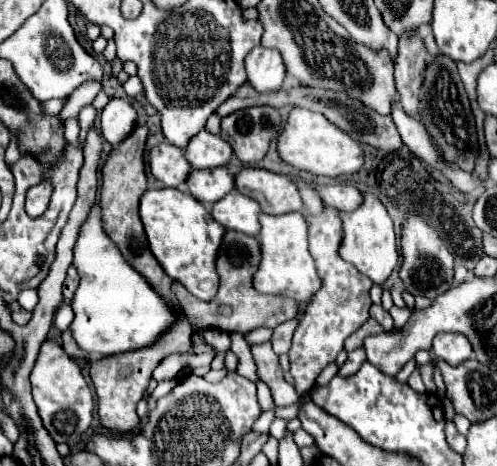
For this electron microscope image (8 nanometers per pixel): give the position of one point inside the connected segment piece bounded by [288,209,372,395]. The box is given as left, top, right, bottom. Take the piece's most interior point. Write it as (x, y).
(342, 306)

